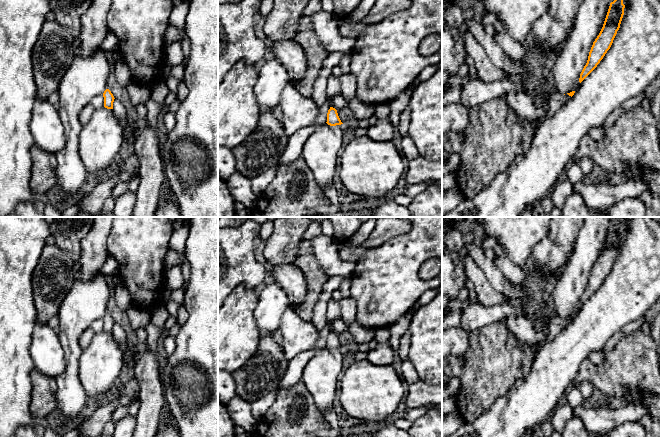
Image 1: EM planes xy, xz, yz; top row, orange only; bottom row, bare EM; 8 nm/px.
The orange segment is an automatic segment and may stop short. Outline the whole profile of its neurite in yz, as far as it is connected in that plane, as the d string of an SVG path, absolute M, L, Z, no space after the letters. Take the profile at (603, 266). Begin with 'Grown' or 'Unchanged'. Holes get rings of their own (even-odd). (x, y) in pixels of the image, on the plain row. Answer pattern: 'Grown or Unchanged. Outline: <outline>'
Unchanged. Outline: M618 217L616 223L610 227L603 251L593 266L587 287L580 298L580 307L597 291L610 273L624 239L623 224L626 219L627 217Z

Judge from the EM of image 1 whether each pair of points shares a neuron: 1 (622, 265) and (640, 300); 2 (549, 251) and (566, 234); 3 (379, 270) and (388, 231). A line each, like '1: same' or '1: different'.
1: same
2: same
3: different

